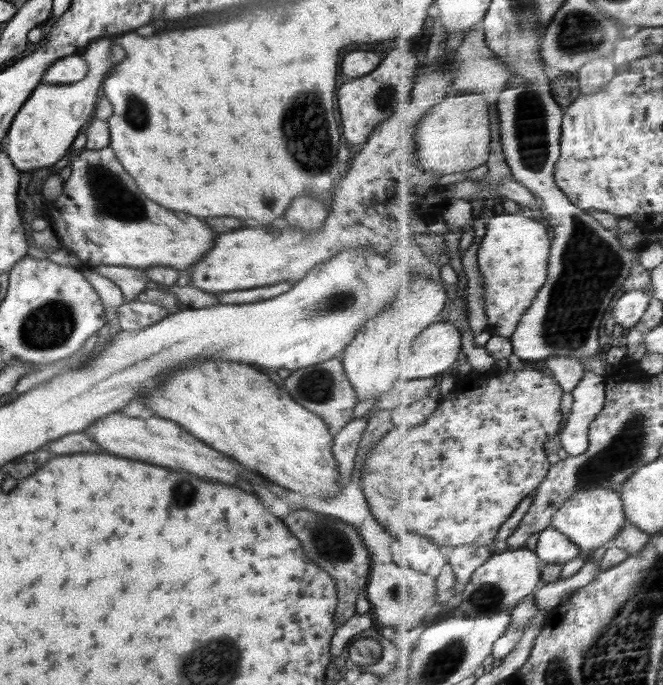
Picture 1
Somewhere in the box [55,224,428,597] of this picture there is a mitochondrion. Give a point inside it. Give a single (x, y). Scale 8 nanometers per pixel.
(317, 386)

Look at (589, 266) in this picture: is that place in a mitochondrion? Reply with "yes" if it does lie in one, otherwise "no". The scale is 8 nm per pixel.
yes

